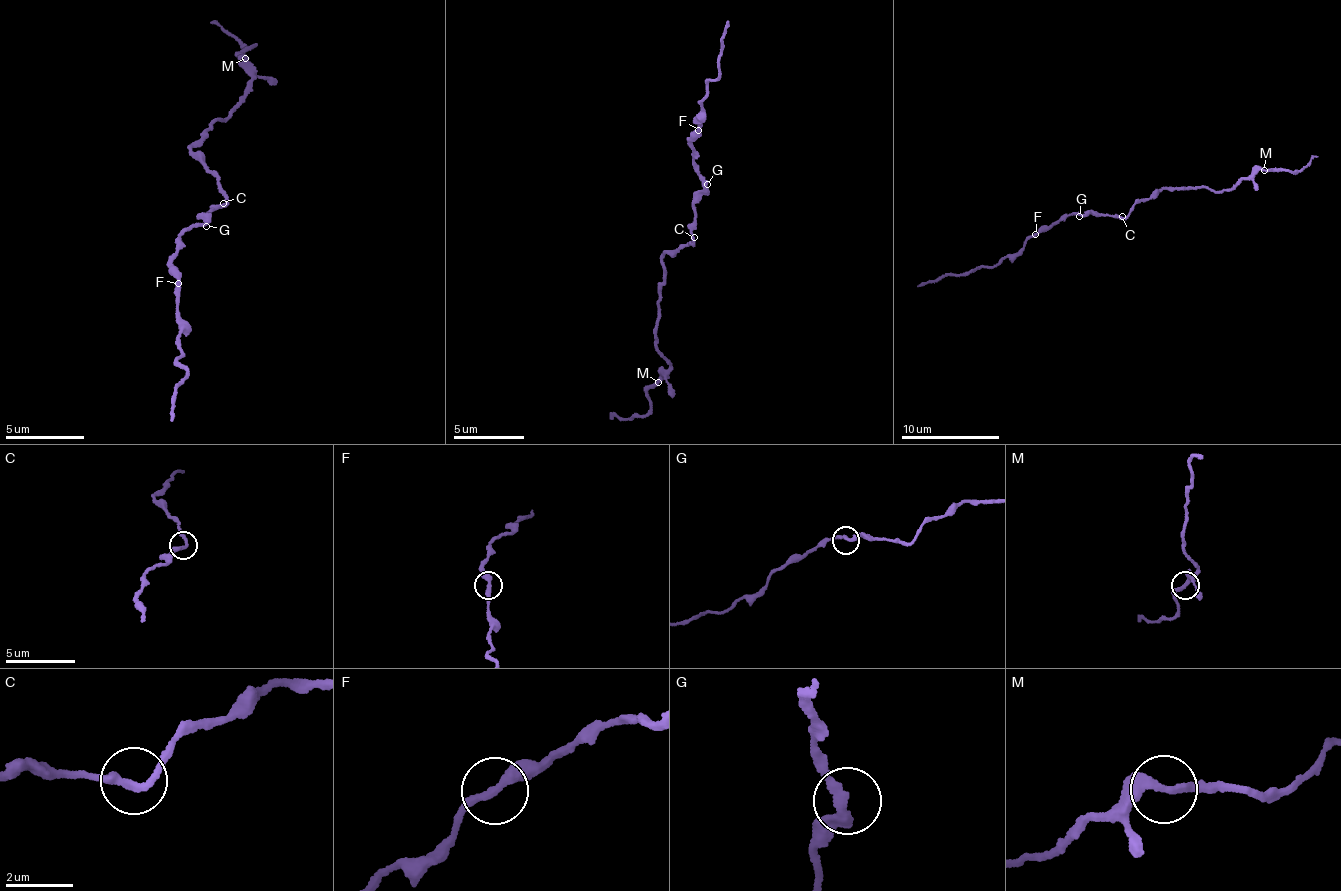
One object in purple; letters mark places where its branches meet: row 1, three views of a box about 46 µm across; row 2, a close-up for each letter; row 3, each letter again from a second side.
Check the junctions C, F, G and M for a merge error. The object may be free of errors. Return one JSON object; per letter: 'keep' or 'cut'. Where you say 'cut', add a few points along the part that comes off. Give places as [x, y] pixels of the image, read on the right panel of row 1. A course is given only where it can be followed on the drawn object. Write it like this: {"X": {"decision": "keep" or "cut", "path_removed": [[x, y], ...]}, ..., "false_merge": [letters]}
{"C": {"decision": "keep"}, "F": {"decision": "keep"}, "G": {"decision": "keep"}, "M": {"decision": "cut", "path_removed": [[1264, 171], [1293, 171], [1318, 156]]}, "false_merge": ["M"]}

